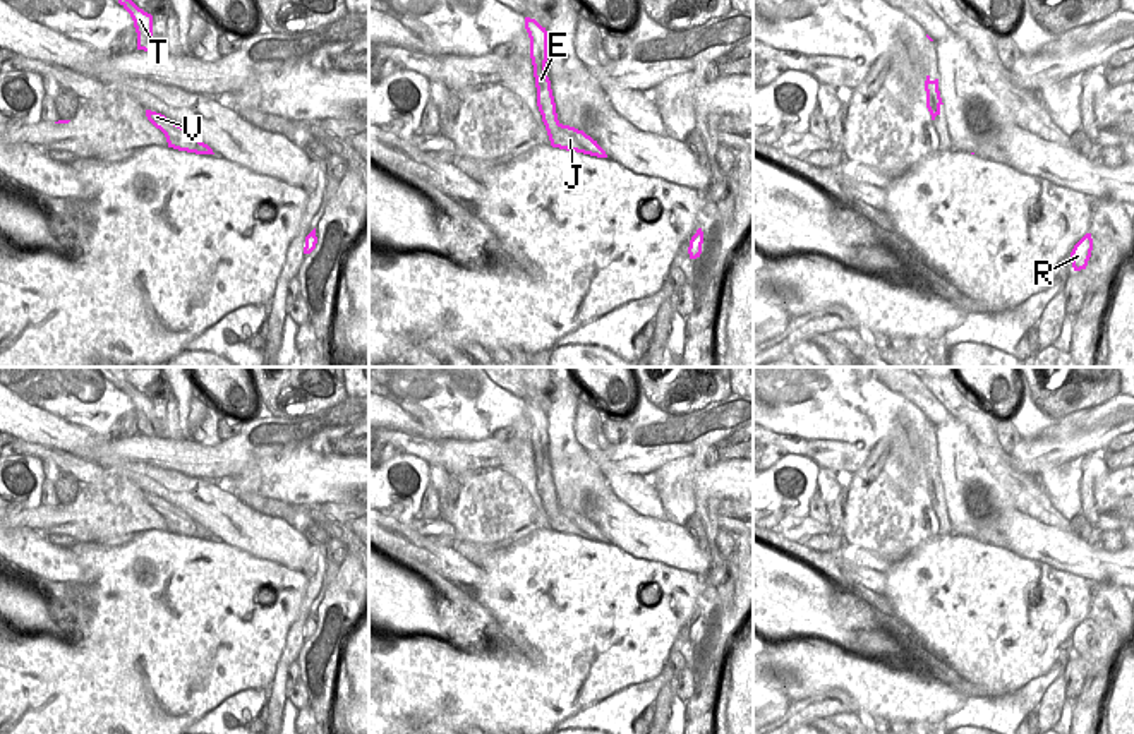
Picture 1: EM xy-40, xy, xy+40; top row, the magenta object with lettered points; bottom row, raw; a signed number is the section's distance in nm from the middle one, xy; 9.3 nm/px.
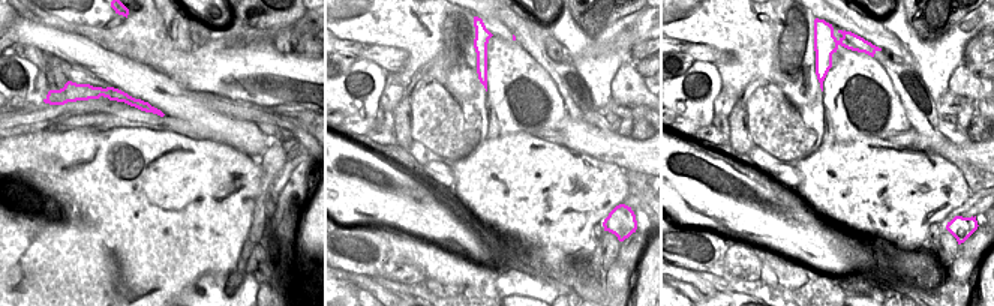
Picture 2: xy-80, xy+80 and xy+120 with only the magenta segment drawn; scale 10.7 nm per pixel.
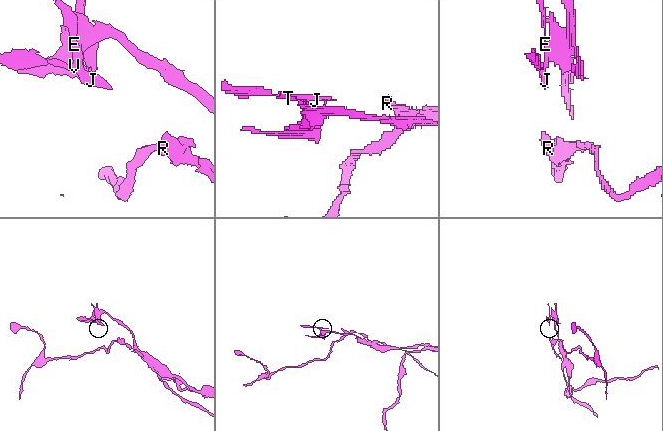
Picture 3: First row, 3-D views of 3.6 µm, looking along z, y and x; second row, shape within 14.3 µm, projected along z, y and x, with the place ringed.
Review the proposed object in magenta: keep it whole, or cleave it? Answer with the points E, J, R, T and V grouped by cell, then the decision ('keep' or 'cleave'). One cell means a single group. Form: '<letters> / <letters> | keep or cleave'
E R T / J V | cleave

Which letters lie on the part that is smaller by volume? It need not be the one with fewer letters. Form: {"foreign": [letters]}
{"foreign": ["J", "V"]}

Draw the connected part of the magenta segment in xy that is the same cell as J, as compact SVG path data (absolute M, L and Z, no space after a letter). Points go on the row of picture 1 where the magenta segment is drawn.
M558 123L556 130L549 130L547 127L546 130L552 147L607 158L606 151L597 144L597 141L594 141L583 130L563 123Z

